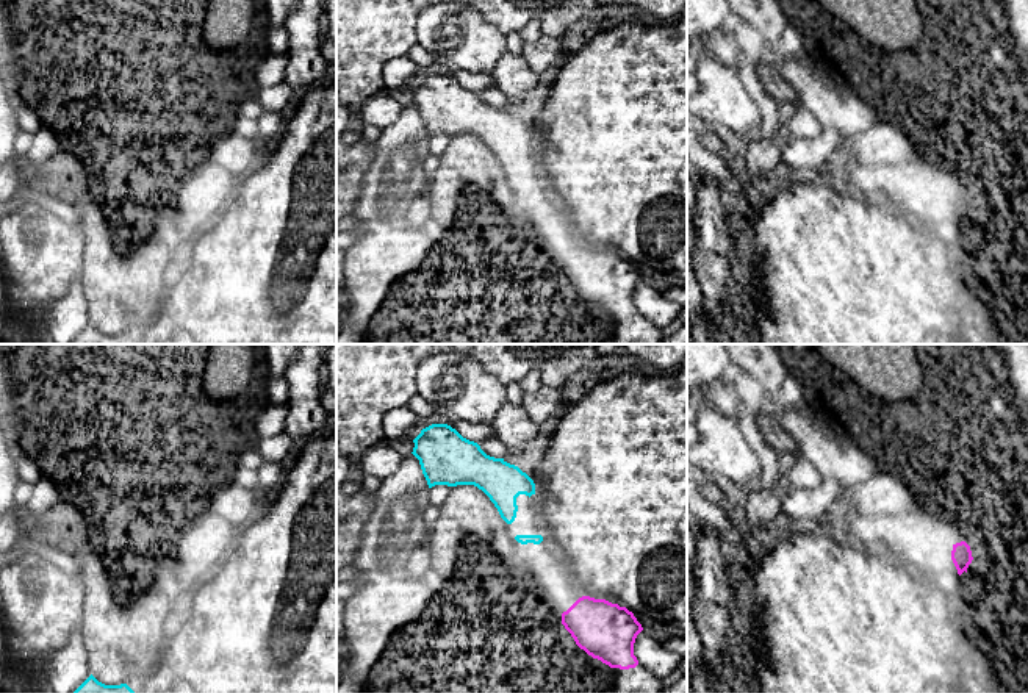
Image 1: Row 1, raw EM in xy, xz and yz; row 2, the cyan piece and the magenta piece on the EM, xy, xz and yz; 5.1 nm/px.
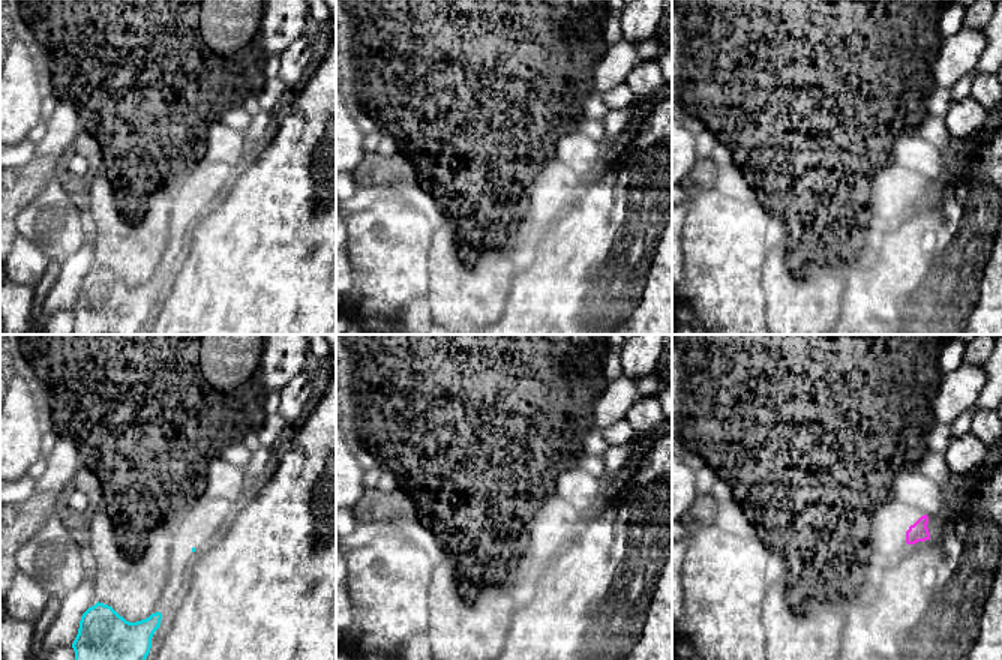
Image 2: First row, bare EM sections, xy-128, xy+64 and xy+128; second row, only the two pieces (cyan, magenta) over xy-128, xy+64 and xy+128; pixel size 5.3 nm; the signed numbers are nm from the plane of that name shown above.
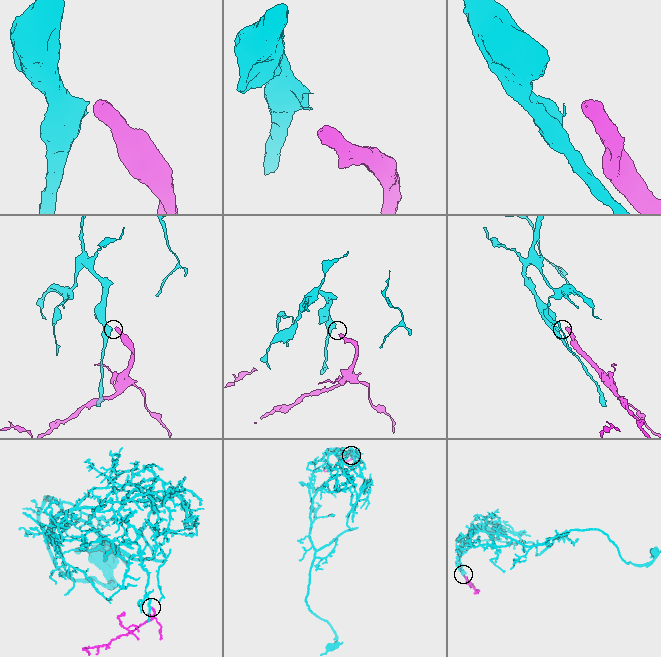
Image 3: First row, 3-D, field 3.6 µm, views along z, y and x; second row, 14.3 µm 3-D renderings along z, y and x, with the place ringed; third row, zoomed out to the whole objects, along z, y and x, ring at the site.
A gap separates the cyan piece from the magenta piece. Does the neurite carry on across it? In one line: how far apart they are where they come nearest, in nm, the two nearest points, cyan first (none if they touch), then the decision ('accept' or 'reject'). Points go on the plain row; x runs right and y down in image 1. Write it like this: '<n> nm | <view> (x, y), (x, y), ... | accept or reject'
340 nm | xz (539, 193), (579, 247) | accept

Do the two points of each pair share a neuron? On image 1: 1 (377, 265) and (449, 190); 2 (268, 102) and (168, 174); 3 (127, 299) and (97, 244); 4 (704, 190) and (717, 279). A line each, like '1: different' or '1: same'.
1: different
2: different
3: same
4: same

